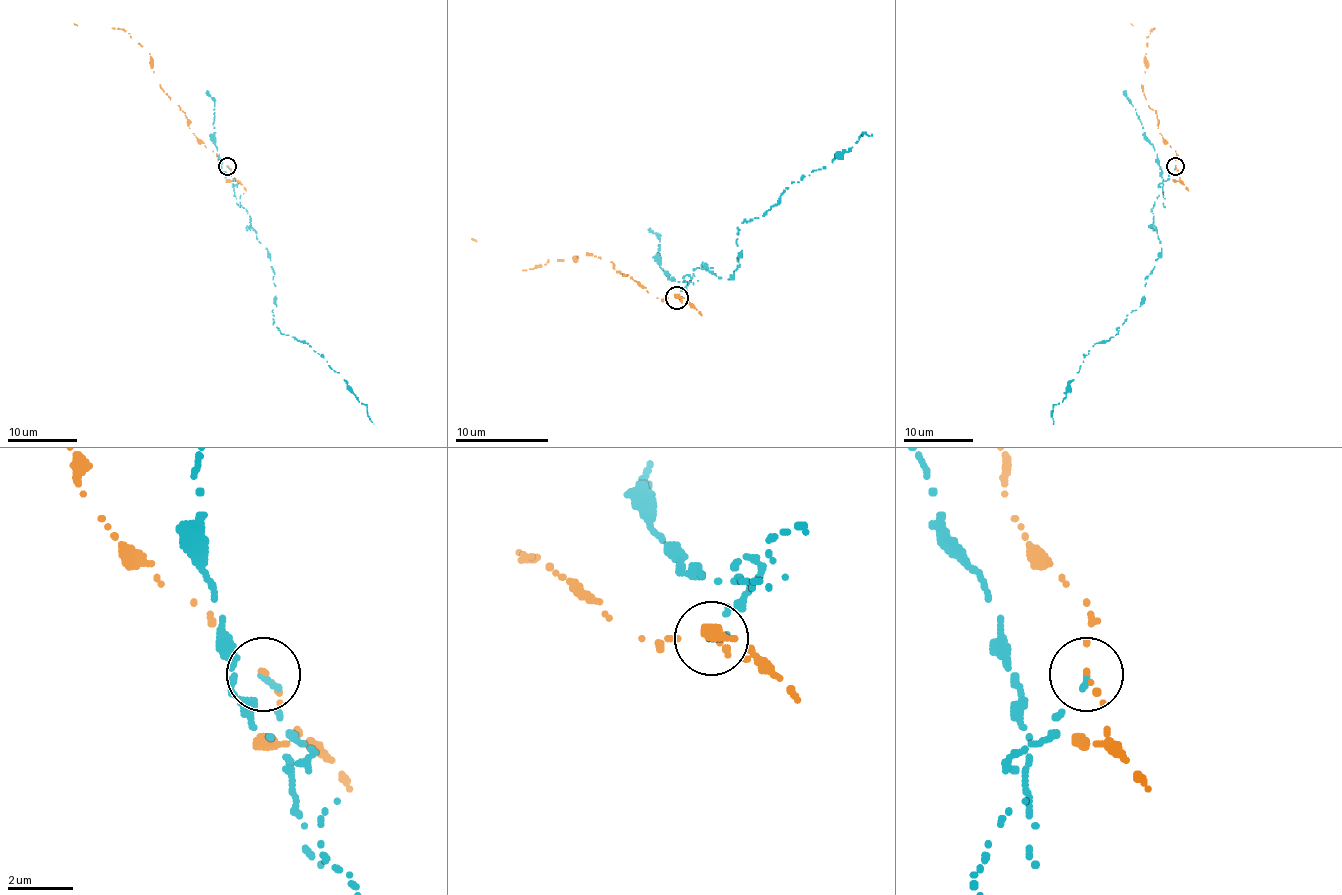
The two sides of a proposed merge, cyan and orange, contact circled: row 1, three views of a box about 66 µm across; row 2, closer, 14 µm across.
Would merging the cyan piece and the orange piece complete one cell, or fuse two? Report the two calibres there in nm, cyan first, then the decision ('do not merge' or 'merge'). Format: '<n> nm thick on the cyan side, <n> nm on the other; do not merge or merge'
160 nm thick on the cyan side, 80 nm on the other; do not merge

